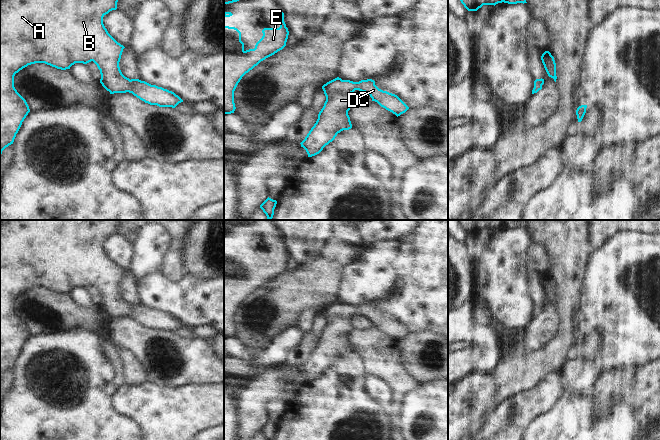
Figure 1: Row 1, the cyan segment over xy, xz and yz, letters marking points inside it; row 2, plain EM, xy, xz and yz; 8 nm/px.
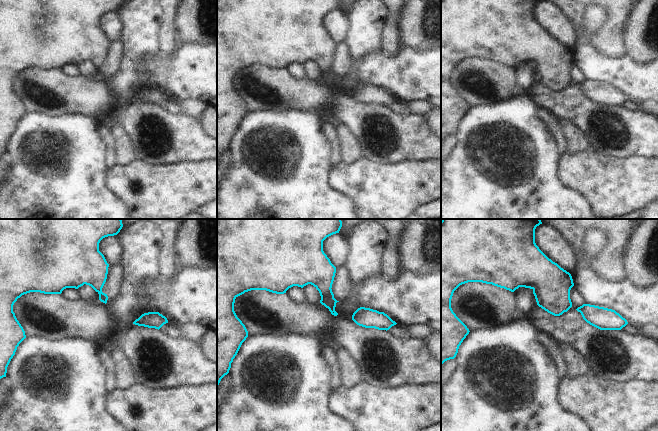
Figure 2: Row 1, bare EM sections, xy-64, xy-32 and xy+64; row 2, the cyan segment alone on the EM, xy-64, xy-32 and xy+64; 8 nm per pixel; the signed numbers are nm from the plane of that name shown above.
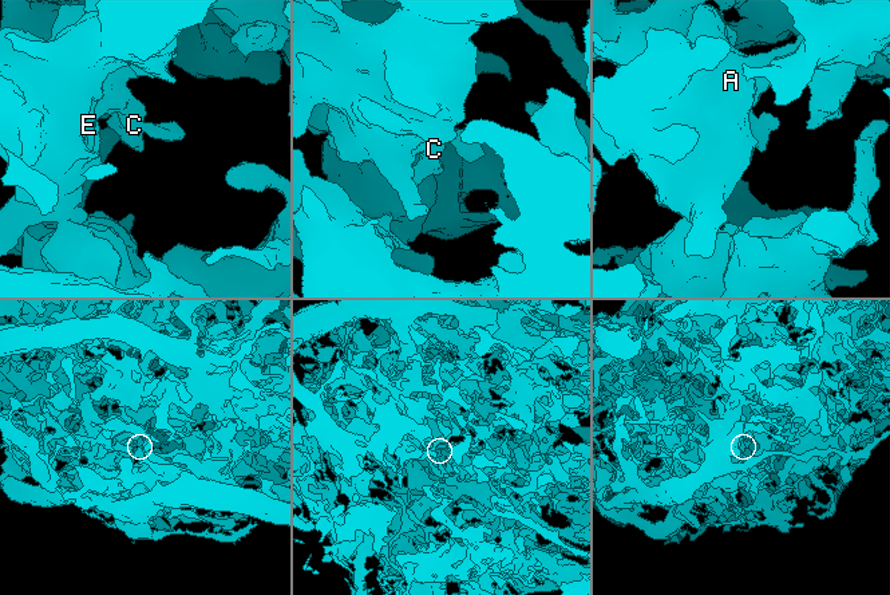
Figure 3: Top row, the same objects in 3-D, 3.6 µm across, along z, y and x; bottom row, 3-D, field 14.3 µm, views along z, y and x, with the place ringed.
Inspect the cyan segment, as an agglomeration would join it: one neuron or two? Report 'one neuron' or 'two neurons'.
one neuron

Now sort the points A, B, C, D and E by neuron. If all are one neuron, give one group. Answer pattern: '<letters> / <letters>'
A B C D E

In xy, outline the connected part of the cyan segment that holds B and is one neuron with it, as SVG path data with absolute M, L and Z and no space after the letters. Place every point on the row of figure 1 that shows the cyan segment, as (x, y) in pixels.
M0 0L0 157L2 151L13 144L22 122L30 112L26 100L14 87L14 76L23 68L35 63L45 63L57 69L70 69L75 63L93 61L100 70L102 86L114 93L132 93L150 105L175 108L183 100L174 92L151 85L139 79L125 77L119 67L123 45L107 31L103 17L117 9L118 0Z

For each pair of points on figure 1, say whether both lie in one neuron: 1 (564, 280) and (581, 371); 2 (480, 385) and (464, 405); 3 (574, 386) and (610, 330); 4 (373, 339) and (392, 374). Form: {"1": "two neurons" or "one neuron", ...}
{"1": "two neurons", "2": "one neuron", "3": "two neurons", "4": "one neuron"}

